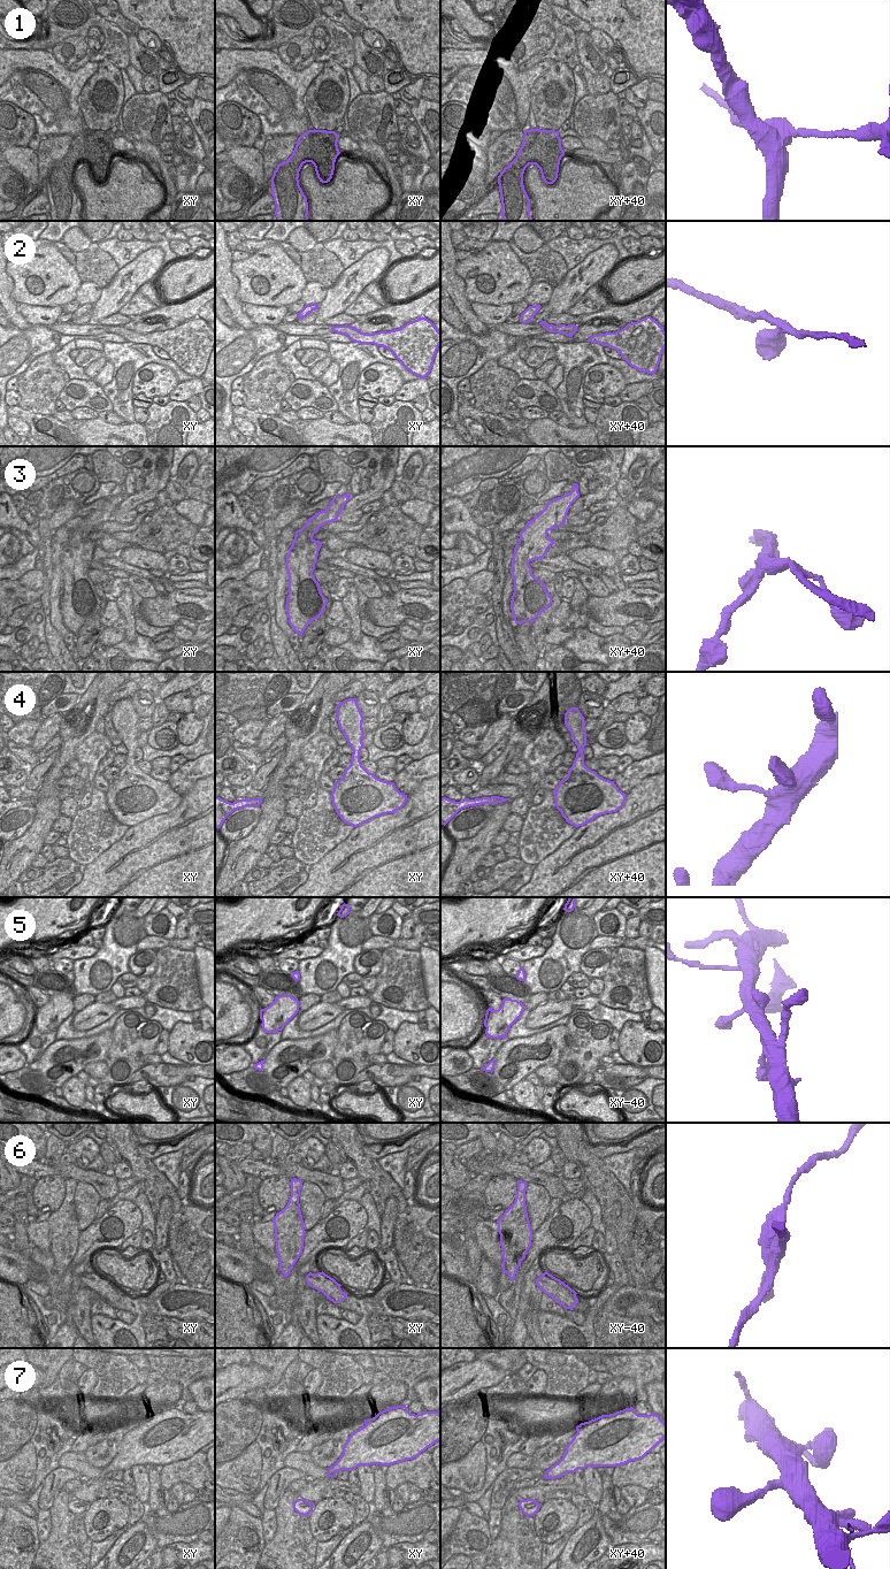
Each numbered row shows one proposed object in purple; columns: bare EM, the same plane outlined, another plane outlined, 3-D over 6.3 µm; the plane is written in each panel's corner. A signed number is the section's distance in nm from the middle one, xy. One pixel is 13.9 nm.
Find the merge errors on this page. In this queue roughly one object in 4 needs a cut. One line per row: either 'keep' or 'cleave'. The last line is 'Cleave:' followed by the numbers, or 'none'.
1: cleave
2: keep
3: keep
4: keep
5: keep
6: cleave
7: keep
Cleave: 1, 6

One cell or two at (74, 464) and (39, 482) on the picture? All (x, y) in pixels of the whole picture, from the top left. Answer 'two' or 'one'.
one

